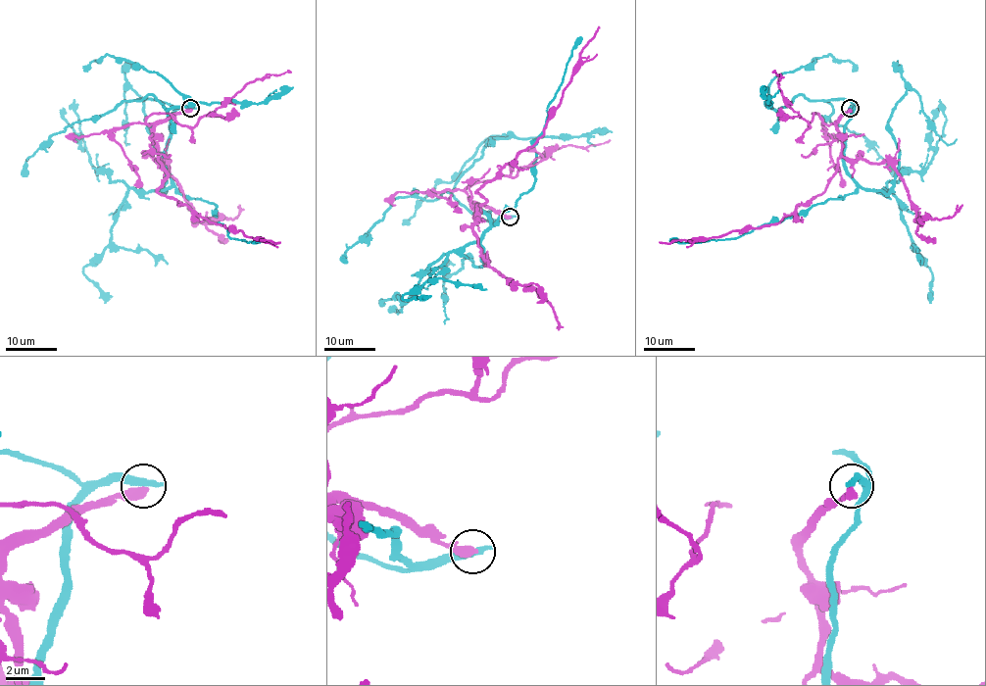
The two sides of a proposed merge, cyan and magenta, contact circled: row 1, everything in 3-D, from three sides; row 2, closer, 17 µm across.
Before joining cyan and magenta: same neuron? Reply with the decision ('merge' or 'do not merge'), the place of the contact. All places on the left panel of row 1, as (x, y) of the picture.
do not merge; at (190, 108)

